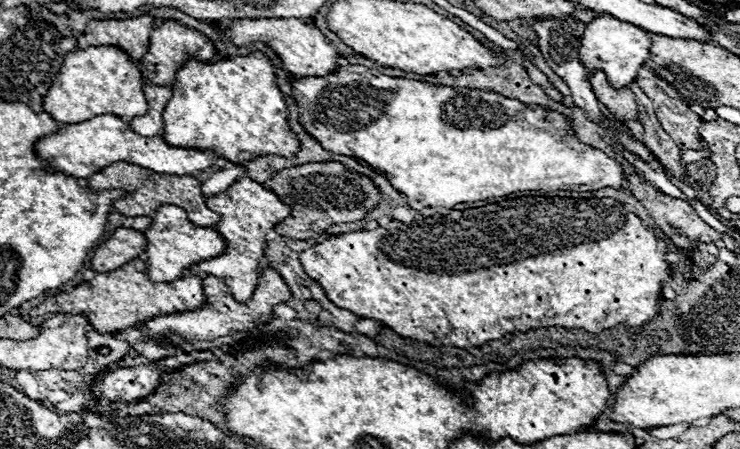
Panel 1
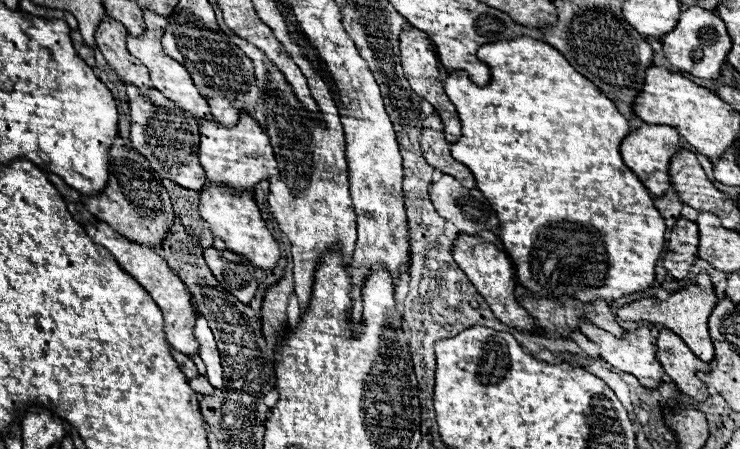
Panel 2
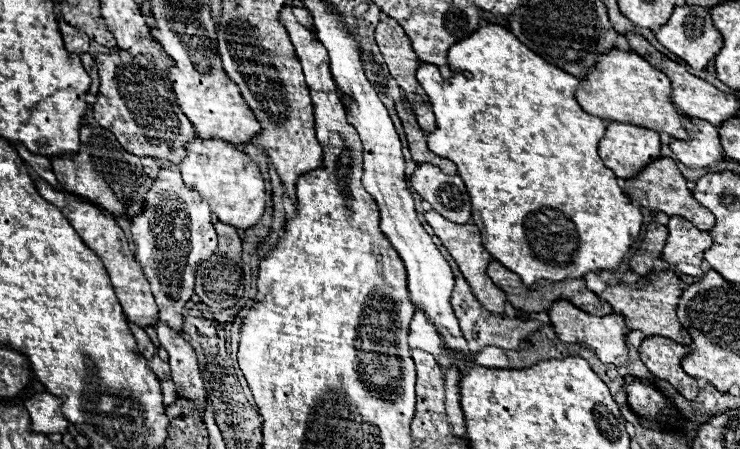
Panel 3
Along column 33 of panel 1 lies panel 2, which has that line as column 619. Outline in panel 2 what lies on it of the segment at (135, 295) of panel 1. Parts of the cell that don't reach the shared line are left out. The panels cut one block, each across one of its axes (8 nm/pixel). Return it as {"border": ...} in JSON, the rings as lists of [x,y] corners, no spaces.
{"border":[[[700,272],[690,286],[674,292],[668,300],[644,298],[644,300],[626,304],[618,310],[618,318],[634,320],[634,322],[646,320],[652,324],[662,324],[668,330],[672,330],[674,334],[678,334],[702,362],[710,362],[710,360],[714,360],[714,344],[712,344],[710,334],[708,334],[708,318],[710,318],[710,312],[714,310],[716,304],[718,304],[718,296],[714,292],[710,276],[706,272]]]}

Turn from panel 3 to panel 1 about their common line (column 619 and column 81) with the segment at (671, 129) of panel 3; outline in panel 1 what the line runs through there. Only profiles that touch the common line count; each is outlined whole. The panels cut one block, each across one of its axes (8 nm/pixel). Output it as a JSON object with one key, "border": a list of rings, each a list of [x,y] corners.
{"border":[[[88,46],[70,52],[44,100],[44,110],[62,124],[76,124],[100,114],[116,114],[122,118],[142,116],[148,110],[144,98],[144,76],[122,48],[116,46]]]}

